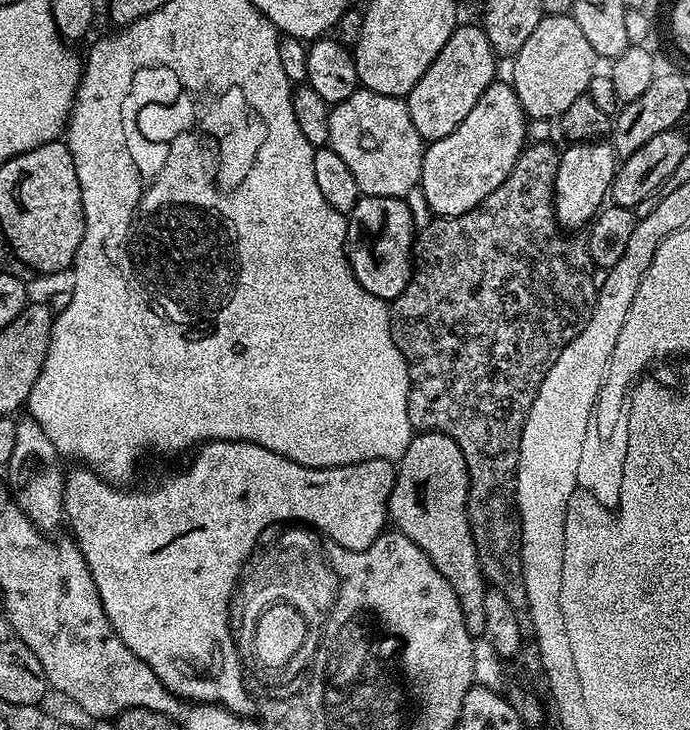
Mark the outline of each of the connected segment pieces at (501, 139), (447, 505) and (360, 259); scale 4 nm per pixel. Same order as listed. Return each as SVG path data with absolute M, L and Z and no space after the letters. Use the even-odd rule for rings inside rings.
M493 82L484 91L482 98L474 102L474 110L470 110L470 114L466 114L459 126L446 134L446 138L433 140L425 147L418 192L424 195L433 217L461 216L474 210L474 206L481 204L487 196L494 194L494 190L498 190L498 186L502 186L502 182L506 182L525 149L529 139L529 117L525 116L522 102L518 102L518 94L512 89L511 83L500 83Z
M416 432L413 435L410 446L406 446L406 454L395 465L396 481L392 487L392 493L388 499L388 514L395 531L410 538L414 546L418 546L434 562L438 574L450 582L450 590L458 598L462 606L464 621L468 632L473 638L479 637L486 626L486 614L484 613L484 594L486 581L480 569L478 550L474 546L474 538L470 534L468 525L468 471L466 470L466 458L462 450L458 450L458 442L441 432Z
M365 196L347 213L348 261L354 278L362 290L370 290L374 298L394 301L412 280L414 267L414 237L417 225L412 225L412 208L407 199L398 196Z

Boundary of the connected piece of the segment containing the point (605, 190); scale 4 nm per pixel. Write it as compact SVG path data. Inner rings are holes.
M572 142L567 145L568 149L560 152L560 165L558 174L554 181L554 195L552 207L556 213L556 221L559 222L561 229L576 230L583 229L592 223L596 213L605 207L606 197L612 191L612 180L616 177L618 167L618 157L616 149L608 142Z

